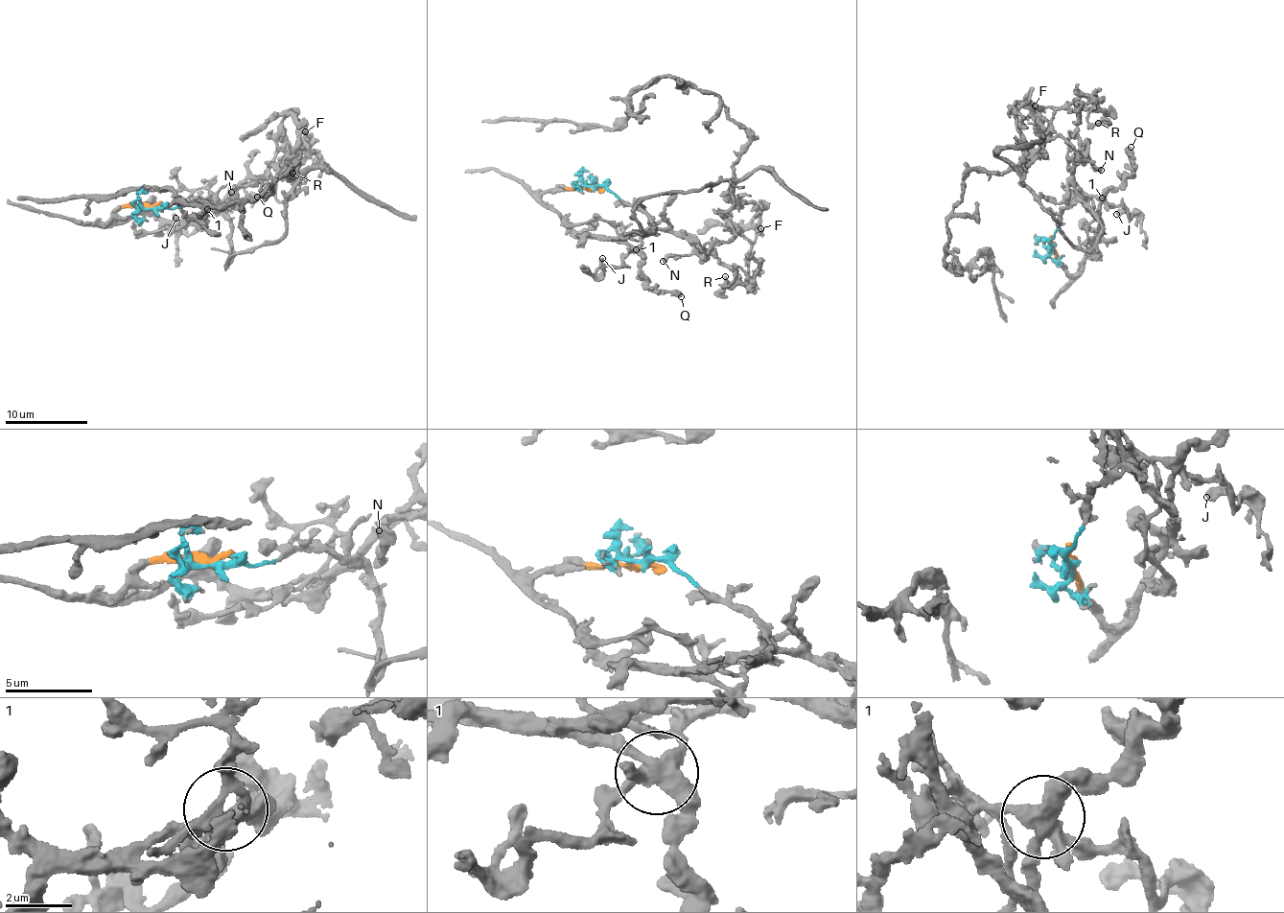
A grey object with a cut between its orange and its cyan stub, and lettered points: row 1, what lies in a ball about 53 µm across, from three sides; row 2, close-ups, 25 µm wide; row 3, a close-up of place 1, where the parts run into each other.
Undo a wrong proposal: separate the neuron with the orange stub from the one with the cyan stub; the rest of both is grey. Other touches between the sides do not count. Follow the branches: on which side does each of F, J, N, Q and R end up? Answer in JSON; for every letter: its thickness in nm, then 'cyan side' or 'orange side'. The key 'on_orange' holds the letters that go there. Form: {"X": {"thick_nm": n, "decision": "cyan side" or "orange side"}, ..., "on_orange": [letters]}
{"F": {"thick_nm": 400, "decision": "cyan side"}, "J": {"thick_nm": 380, "decision": "cyan side"}, "N": {"thick_nm": 400, "decision": "cyan side"}, "Q": {"thick_nm": 320, "decision": "orange side"}, "R": {"thick_nm": 280, "decision": "cyan side"}, "on_orange": ["Q"]}

